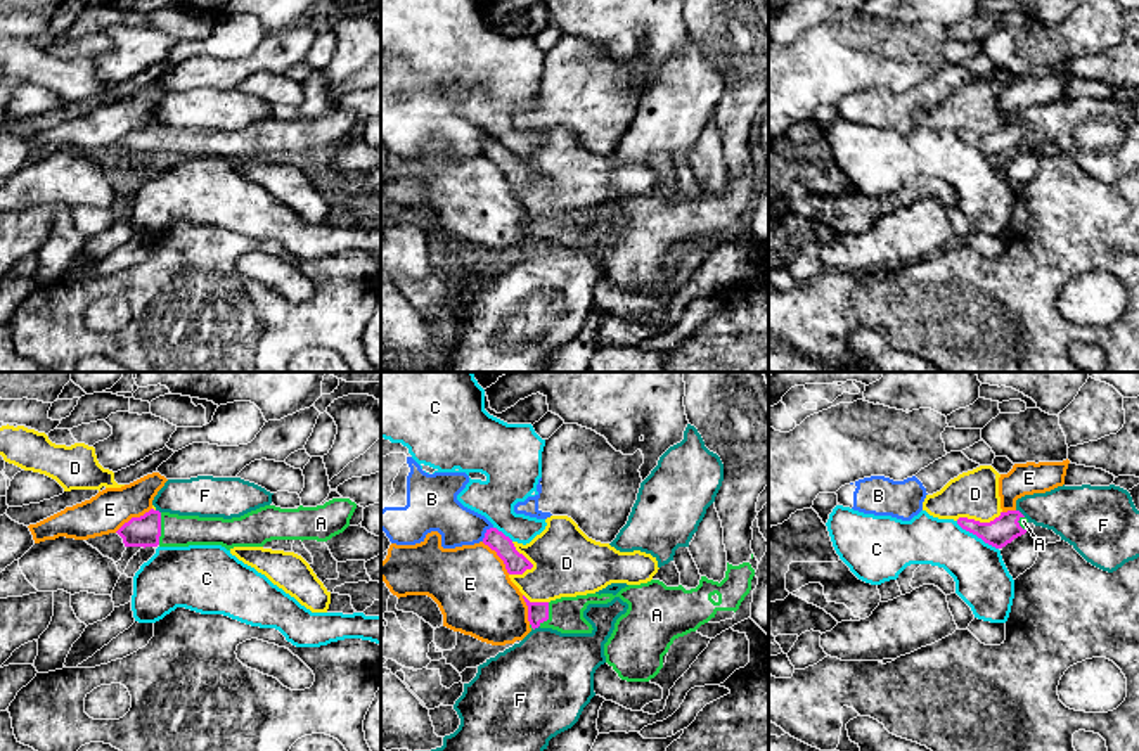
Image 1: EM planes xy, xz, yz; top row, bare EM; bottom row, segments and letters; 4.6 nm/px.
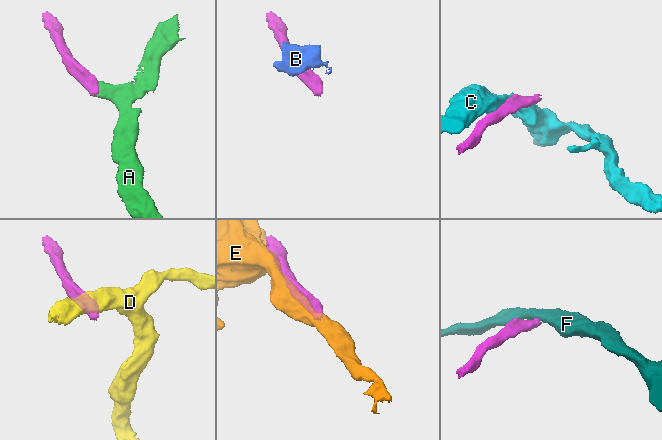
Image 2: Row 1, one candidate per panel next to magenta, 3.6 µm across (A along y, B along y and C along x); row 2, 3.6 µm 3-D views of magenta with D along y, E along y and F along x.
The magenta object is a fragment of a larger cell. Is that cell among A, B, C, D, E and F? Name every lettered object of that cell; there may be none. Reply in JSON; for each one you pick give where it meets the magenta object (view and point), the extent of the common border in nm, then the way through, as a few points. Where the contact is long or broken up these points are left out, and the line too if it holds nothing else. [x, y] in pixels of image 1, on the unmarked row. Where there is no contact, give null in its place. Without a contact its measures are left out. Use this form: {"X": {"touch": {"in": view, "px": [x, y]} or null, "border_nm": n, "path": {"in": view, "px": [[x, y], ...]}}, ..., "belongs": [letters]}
{"A": {"touch": {"in": "xy", "px": [160, 141]}, "border_nm": 150, "path": {"in": "xy", "px": [[144, 144], [160, 141], [177, 142]]}}, "belongs": ["A"]}

